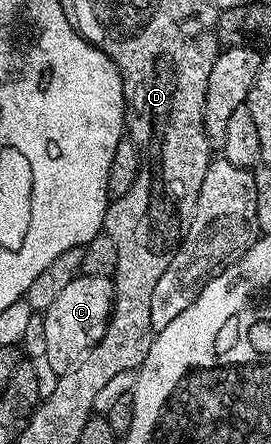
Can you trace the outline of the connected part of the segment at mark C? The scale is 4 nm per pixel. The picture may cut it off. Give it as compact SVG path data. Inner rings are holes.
M83 274L69 282L48 309L42 313L46 328L46 354L54 370L63 374L69 372L102 338L112 317L112 298L116 295L116 285L106 277L86 276Z

